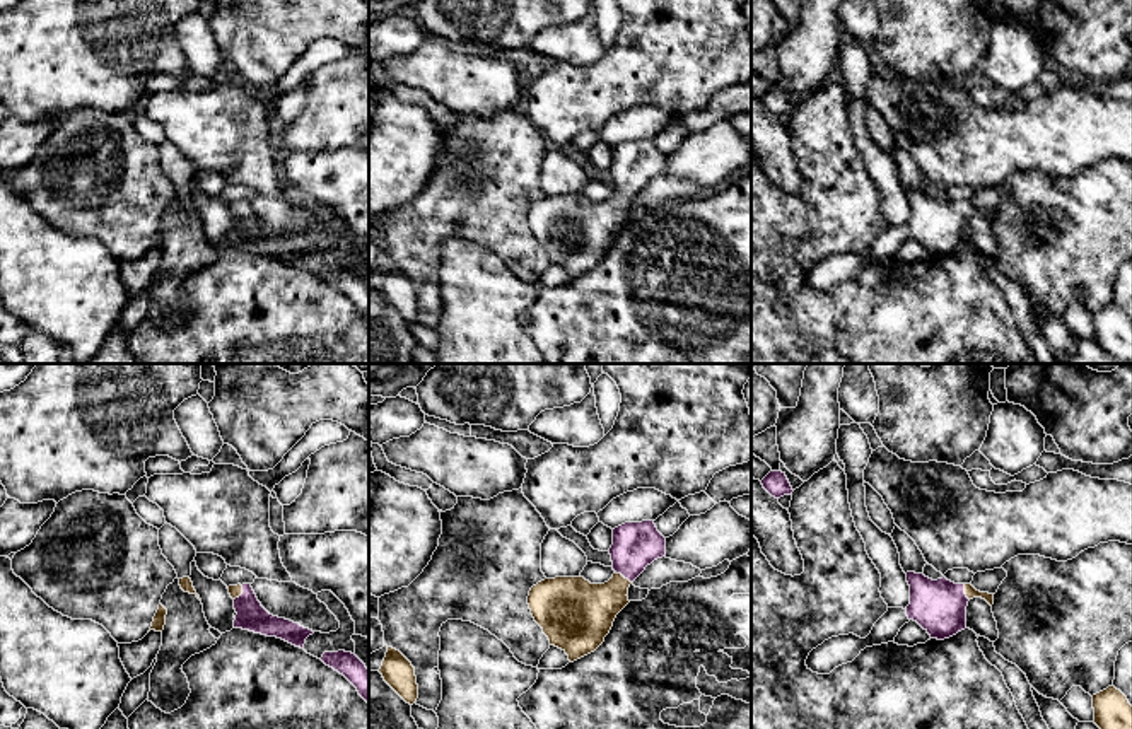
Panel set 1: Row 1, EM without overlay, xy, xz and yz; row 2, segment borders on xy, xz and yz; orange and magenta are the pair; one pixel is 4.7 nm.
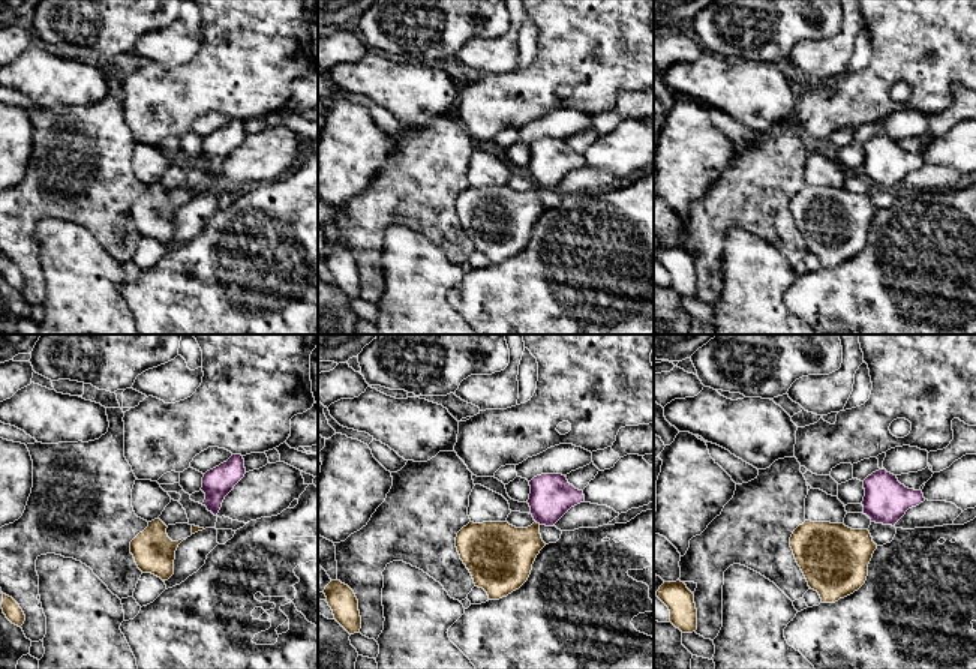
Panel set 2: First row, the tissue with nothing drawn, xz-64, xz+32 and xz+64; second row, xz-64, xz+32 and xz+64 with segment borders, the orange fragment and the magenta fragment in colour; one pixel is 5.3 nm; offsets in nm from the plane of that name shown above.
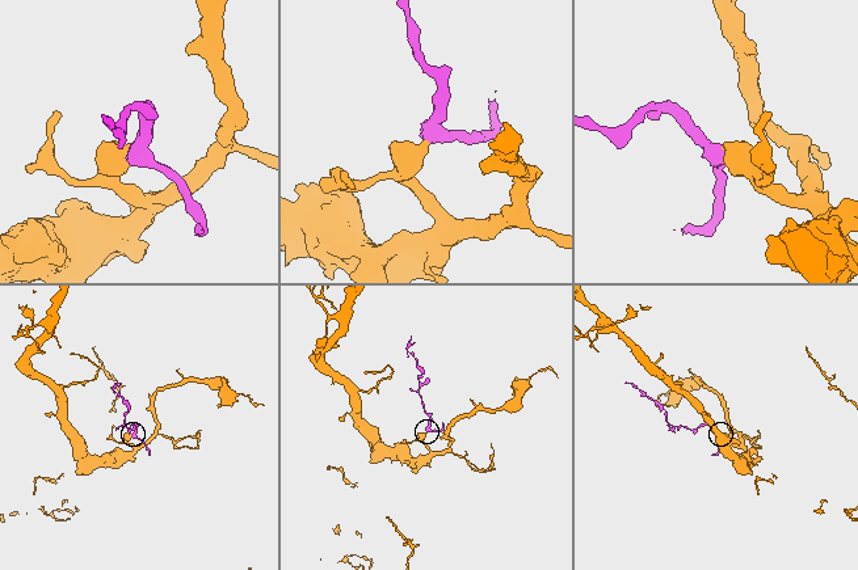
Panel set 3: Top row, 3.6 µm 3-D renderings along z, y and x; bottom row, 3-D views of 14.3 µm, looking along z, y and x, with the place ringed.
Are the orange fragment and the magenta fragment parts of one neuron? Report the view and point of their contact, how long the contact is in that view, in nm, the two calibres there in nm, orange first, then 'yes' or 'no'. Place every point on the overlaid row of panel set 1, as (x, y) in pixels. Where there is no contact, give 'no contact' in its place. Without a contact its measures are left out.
xz (622, 576) | 100 nm | 280/220 nm | yes

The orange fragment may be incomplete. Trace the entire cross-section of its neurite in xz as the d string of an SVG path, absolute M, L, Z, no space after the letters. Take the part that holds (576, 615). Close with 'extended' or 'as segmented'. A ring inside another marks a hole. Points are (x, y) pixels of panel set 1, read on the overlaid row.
M654 521L625 522L613 529L610 548L613 577L604 584L591 584L584 577L545 579L531 587L528 604L534 621L543 628L550 645L562 649L574 662L594 652L610 633L616 615L630 603L630 584L654 560L666 555L666 538L657 531Z | extended

